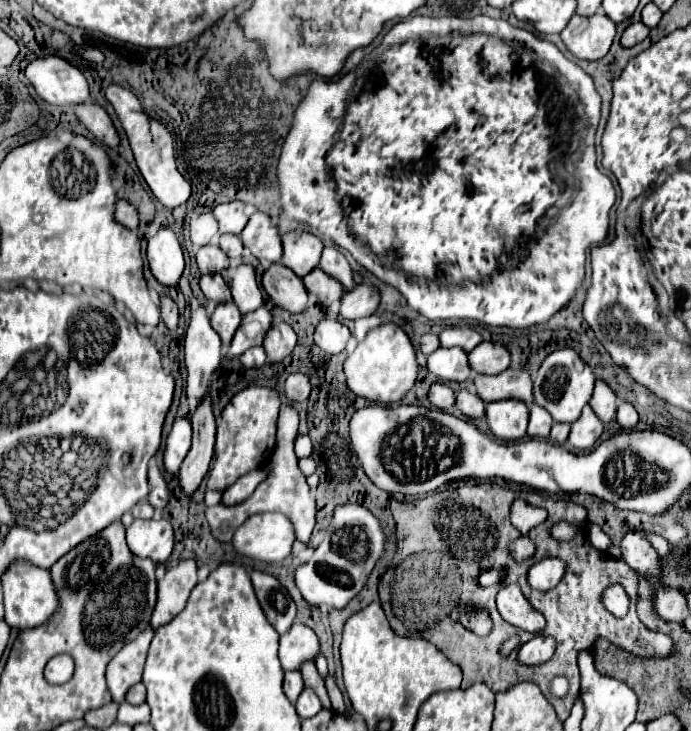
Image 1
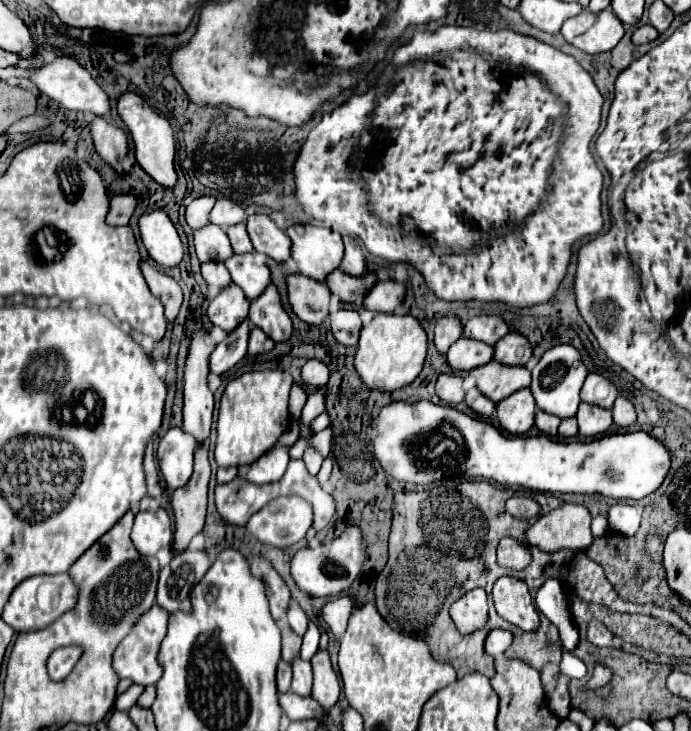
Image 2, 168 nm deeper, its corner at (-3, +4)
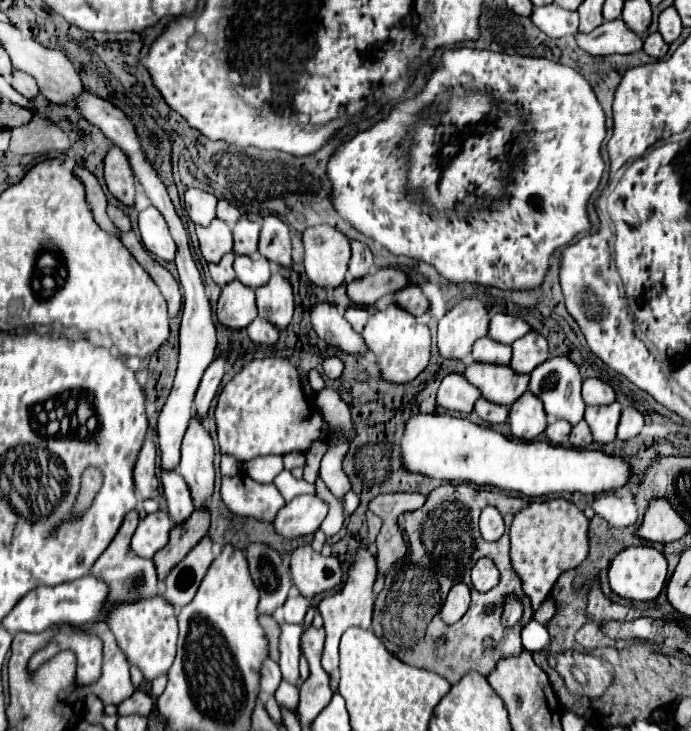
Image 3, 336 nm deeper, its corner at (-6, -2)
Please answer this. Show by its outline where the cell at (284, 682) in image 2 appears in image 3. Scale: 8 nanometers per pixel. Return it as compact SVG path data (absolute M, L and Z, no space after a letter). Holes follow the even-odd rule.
M267 659L267 663L263 663L263 669L261 669L261 693L273 695L279 687L281 679L283 679L283 675L281 675L279 663Z

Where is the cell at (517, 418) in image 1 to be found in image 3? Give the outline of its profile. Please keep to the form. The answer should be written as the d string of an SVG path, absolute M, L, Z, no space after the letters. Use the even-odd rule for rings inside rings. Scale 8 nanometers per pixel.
M525 391L509 409L509 425L513 437L533 441L547 427L543 403L531 391Z

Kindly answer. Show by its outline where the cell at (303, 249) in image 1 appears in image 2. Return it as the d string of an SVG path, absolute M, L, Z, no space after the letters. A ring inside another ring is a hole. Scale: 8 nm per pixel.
M292 225L286 233L292 239L292 259L302 275L325 282L340 267L344 243L338 231L316 225Z

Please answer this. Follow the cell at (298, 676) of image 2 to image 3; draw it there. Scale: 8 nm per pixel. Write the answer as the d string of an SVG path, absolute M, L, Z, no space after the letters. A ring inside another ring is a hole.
M275 615L275 619L281 623L281 661L279 665L283 671L283 679L299 687L301 685L301 675L299 675L301 625L287 625L285 621L281 621L279 615Z

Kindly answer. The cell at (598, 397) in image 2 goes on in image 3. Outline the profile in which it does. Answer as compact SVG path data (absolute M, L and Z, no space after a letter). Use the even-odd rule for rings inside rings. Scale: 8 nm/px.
M601 379L583 381L583 401L585 405L611 405L615 401L615 391Z

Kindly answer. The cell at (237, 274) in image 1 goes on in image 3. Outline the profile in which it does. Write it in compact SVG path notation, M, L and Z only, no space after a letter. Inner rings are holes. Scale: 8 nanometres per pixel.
M237 255L233 261L233 269L237 273L237 279L251 289L263 287L263 283L267 283L267 279L271 279L271 267L269 261L263 259L263 255Z

